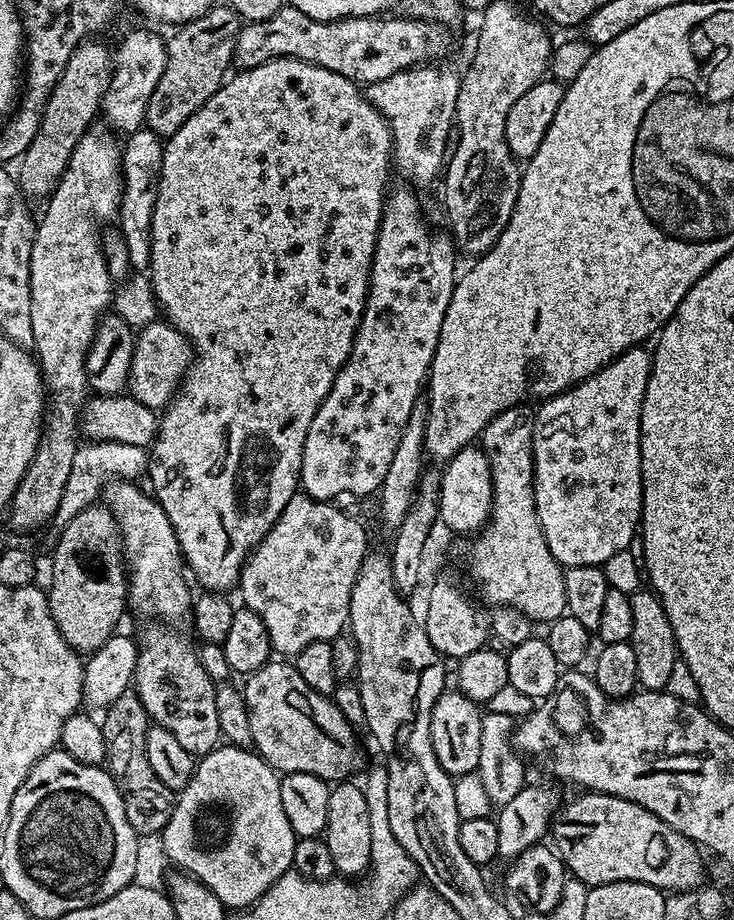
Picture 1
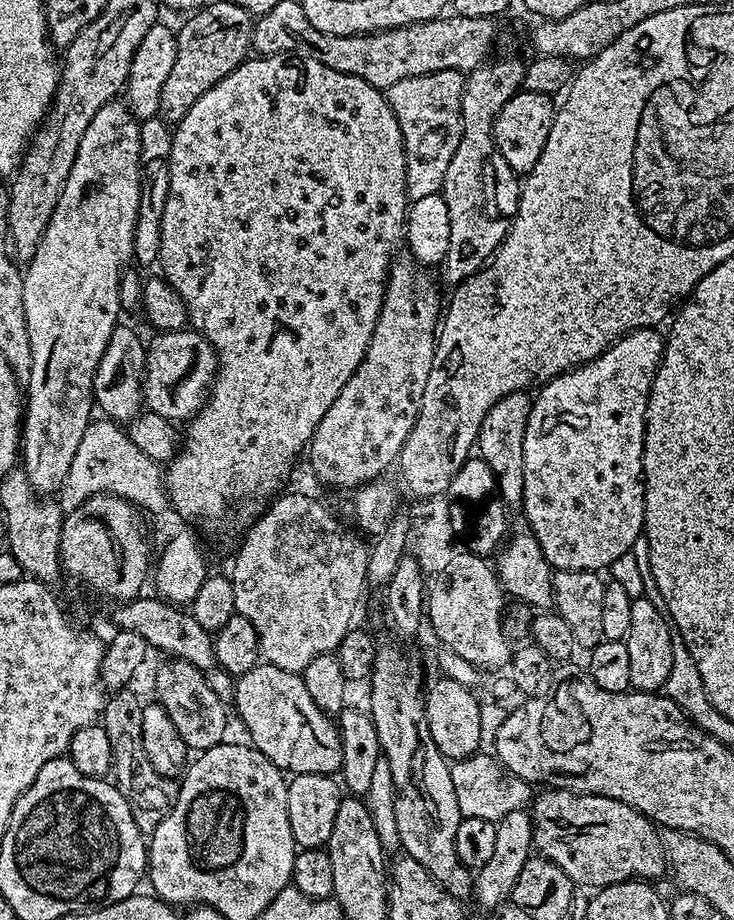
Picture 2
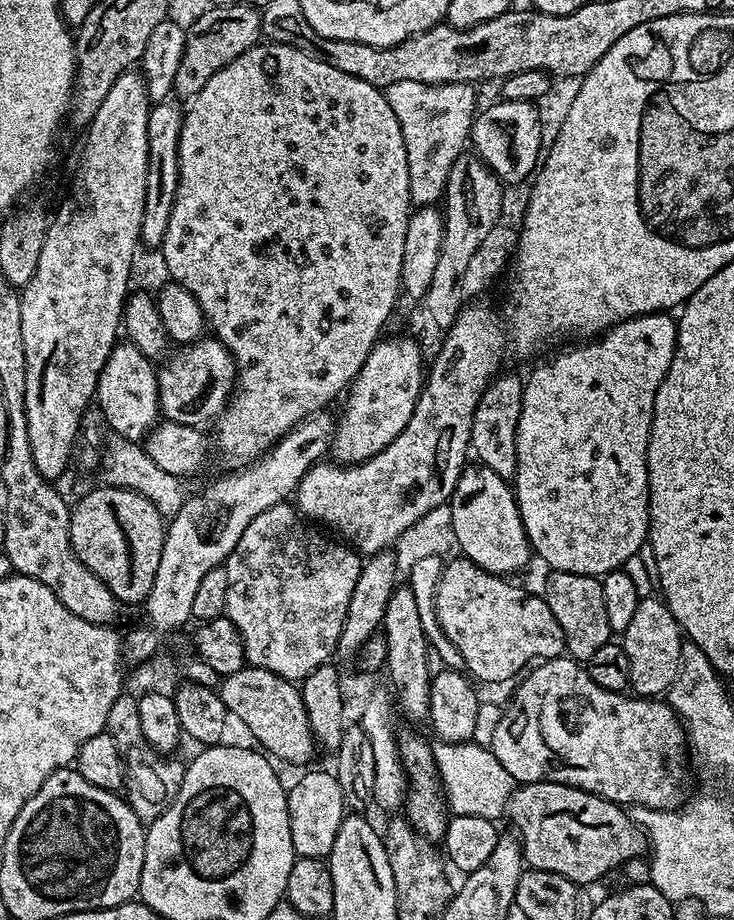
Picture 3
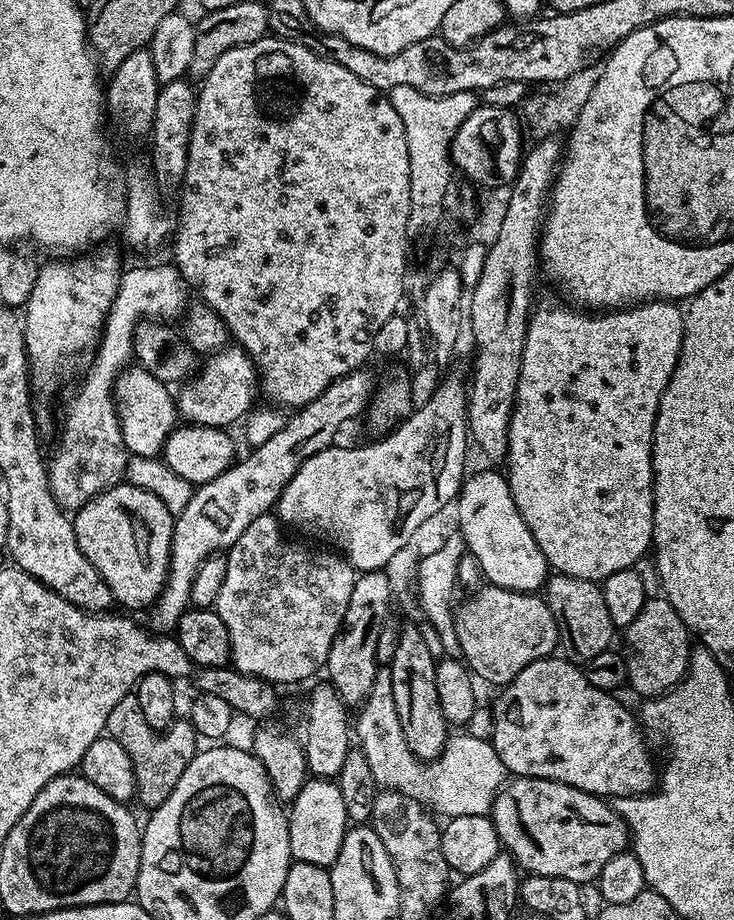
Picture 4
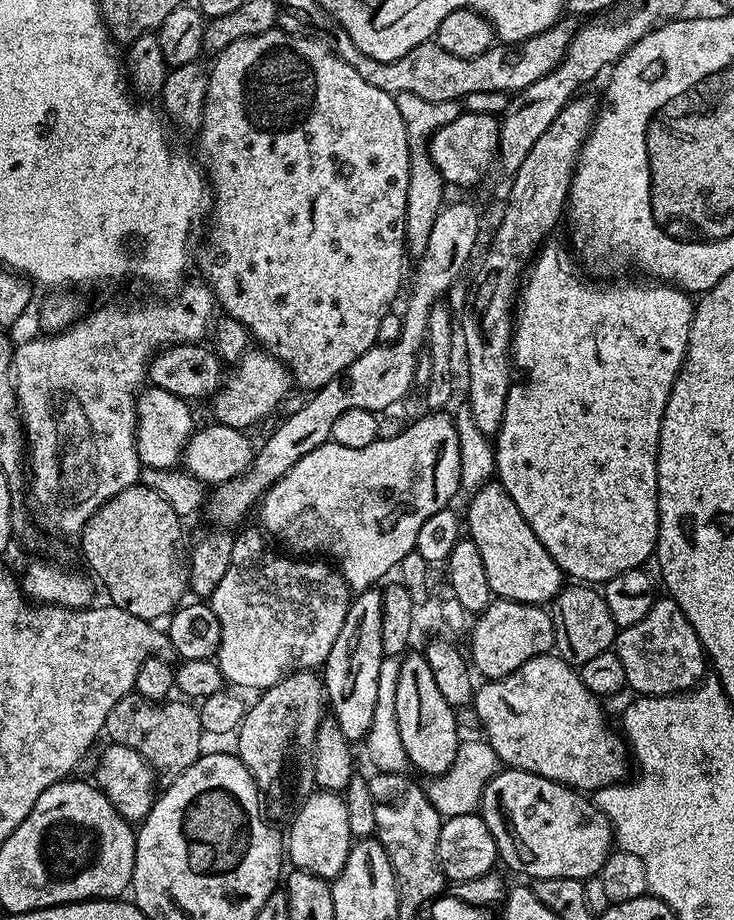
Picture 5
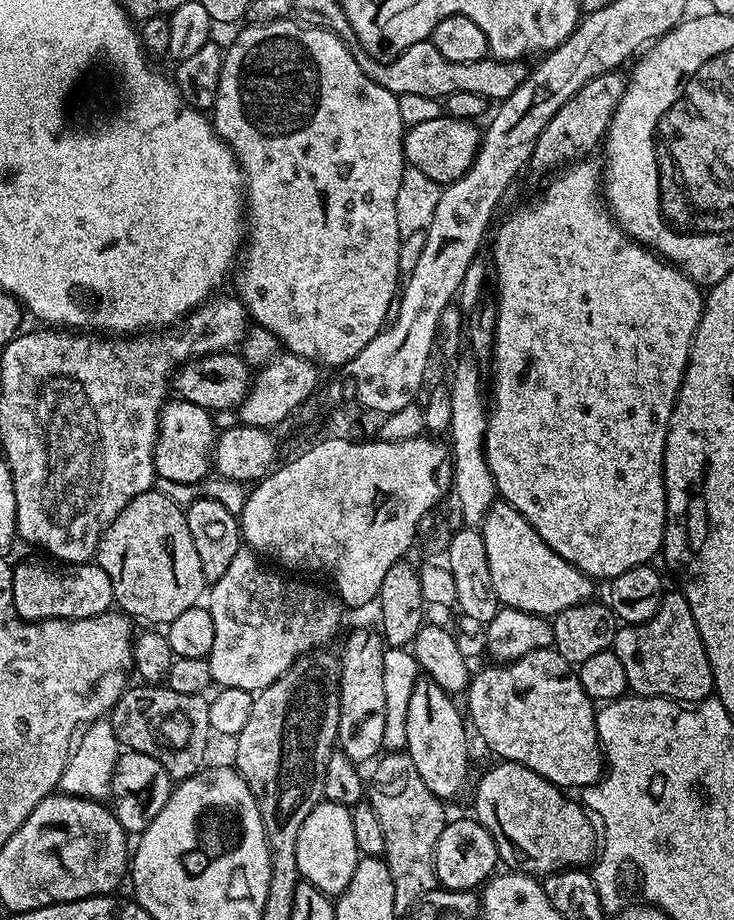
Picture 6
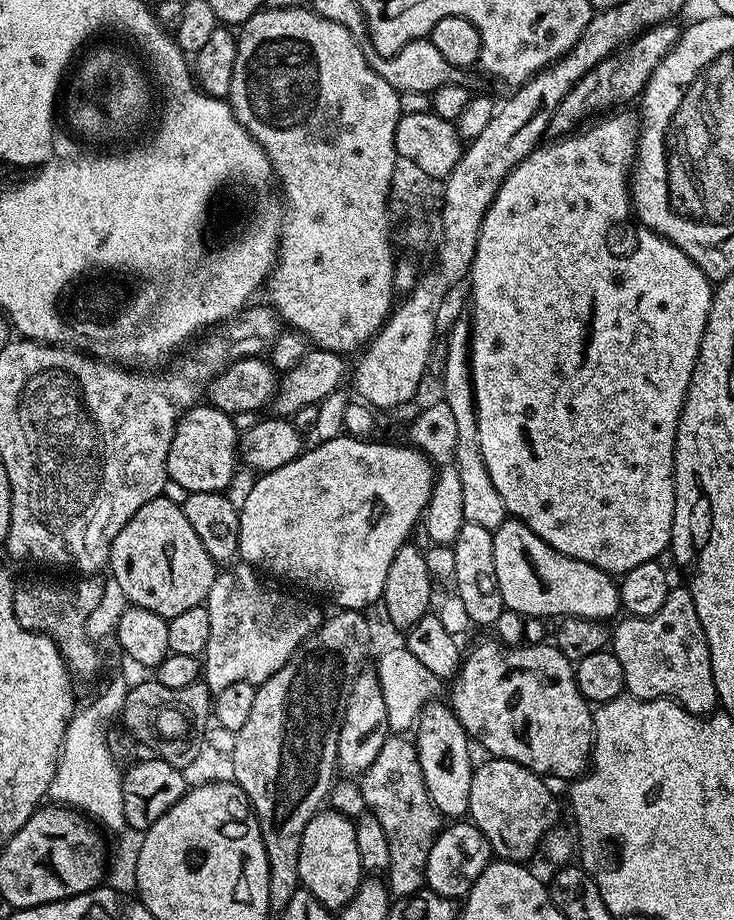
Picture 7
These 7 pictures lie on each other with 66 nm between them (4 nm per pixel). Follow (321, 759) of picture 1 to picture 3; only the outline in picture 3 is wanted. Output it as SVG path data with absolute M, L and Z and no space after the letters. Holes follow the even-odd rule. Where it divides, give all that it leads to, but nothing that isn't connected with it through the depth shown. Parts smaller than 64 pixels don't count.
M246 666L221 679L218 695L228 713L235 719L237 716L248 727L249 734L257 740L255 743L269 757L285 760L288 764L304 764L318 752L306 718L306 706L300 697L299 687L293 681L265 668Z

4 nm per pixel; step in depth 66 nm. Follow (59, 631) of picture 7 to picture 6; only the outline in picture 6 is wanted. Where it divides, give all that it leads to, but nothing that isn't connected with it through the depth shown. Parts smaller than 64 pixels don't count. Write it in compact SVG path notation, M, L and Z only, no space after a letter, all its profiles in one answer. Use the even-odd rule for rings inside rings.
M41 557L28 558L13 567L11 597L23 620L85 620L104 615L113 607L113 587L99 564L65 564Z

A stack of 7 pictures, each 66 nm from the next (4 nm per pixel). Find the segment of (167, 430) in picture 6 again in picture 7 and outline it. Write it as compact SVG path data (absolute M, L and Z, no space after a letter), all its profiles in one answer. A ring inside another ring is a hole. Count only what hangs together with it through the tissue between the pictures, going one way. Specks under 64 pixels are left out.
M201 402L188 409L176 424L176 433L170 442L168 455L168 479L190 492L224 492L231 486L238 469L238 431L233 417L212 407L211 403Z

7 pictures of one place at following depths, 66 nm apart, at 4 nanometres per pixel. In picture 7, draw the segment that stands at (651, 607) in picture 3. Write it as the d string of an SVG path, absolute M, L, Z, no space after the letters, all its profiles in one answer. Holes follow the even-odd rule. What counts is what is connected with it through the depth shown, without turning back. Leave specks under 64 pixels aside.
M673 587L666 602L662 602L662 610L658 610L653 616L628 616L616 629L613 627L610 632L610 650L622 665L627 695L638 700L674 700L687 712L693 712L701 718L717 711L718 701L710 666L710 650L706 634L702 630L702 622L698 622L698 610L694 610L694 598L687 587Z

